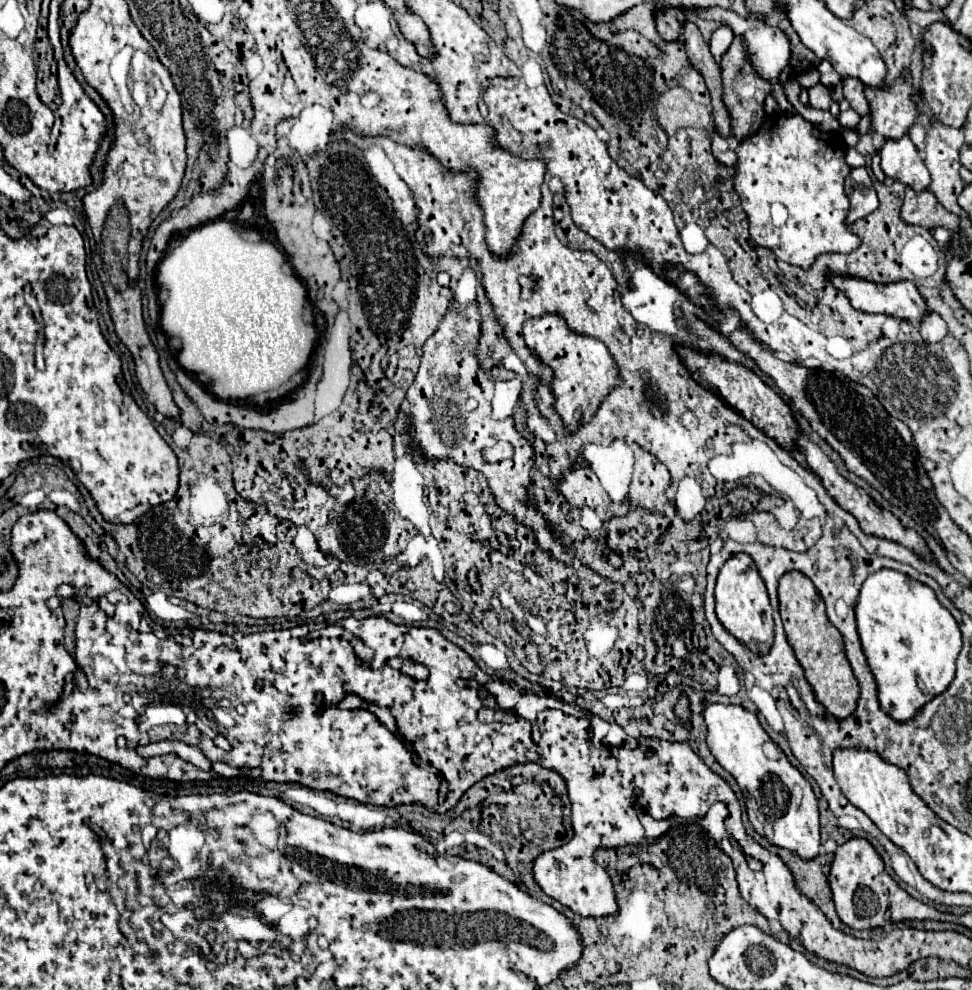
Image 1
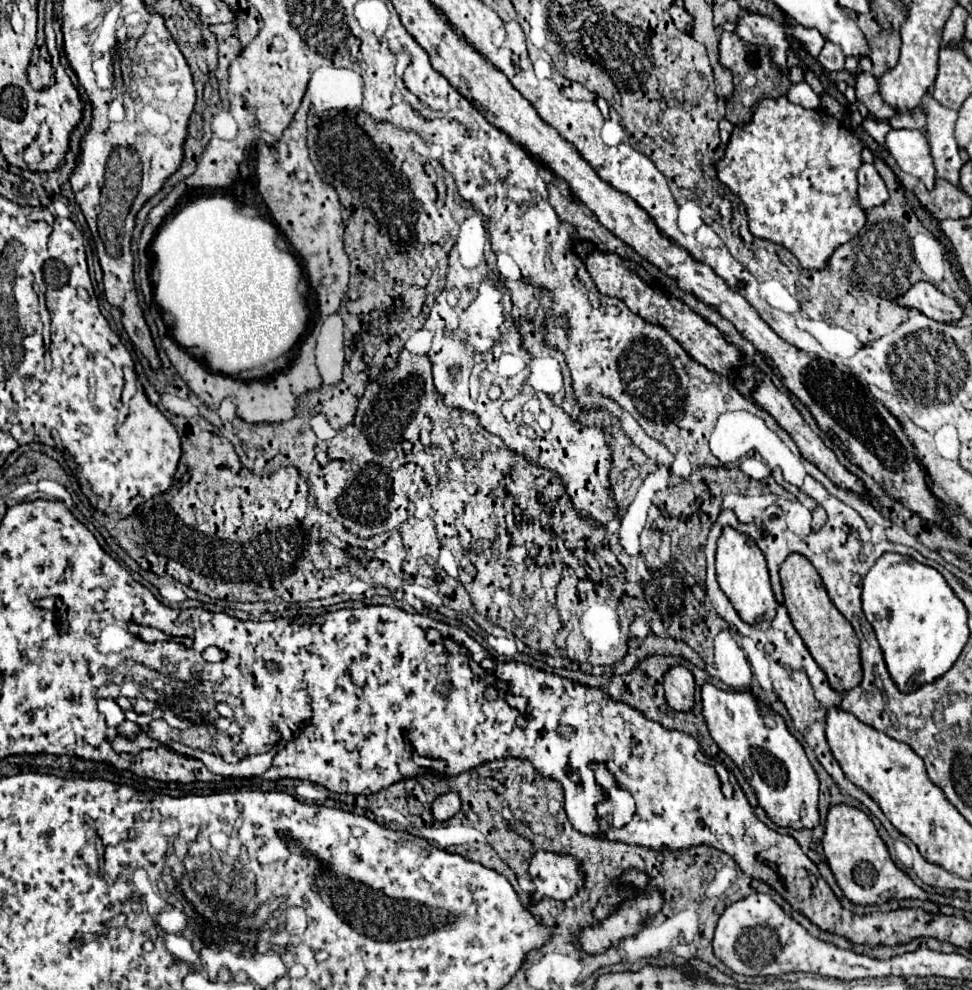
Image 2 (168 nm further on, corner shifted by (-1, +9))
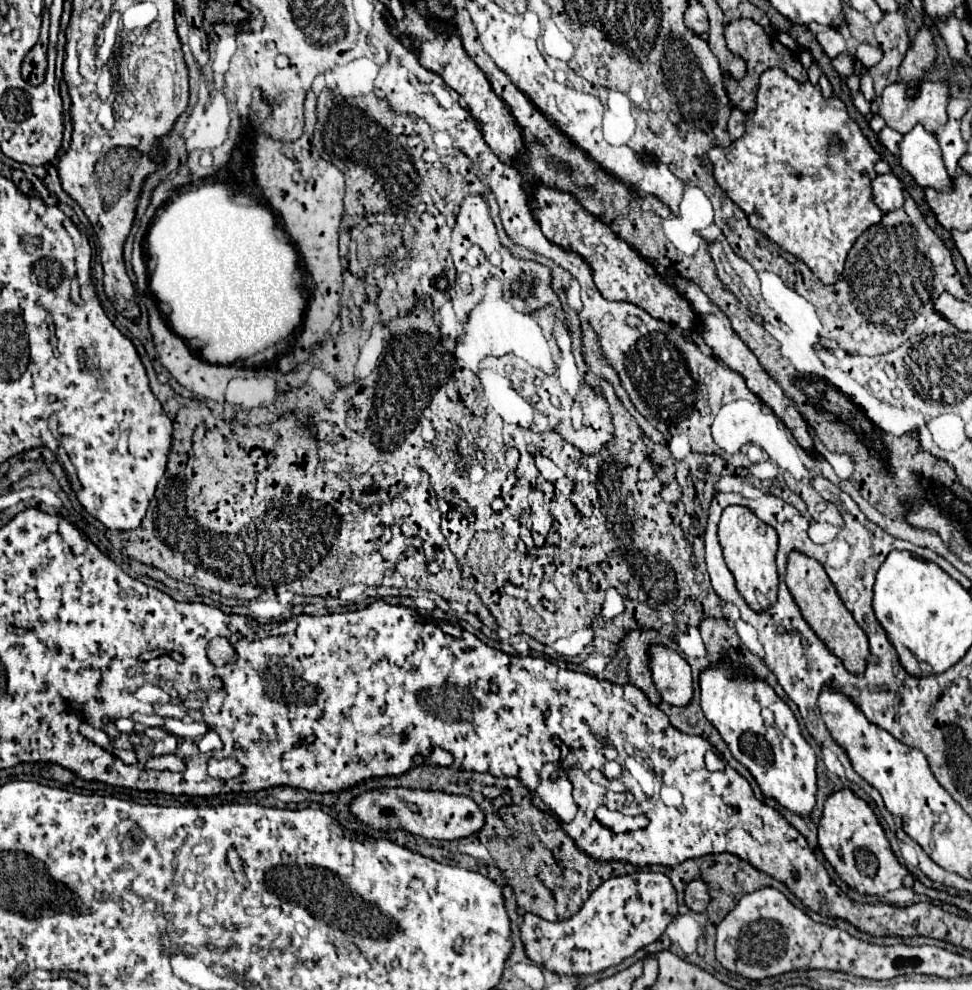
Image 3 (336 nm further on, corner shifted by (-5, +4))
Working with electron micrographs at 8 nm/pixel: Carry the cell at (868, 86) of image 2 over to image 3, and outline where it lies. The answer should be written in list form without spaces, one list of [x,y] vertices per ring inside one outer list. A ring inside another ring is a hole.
[[[923,81],[919,87],[919,95],[915,99],[909,99],[905,95],[905,85],[893,83],[889,87],[883,89],[881,99],[879,99],[879,115],[885,119],[885,123],[899,131],[899,133],[909,133],[917,123],[921,123],[927,131],[935,133],[941,125],[945,125],[945,105],[949,99],[949,89],[945,87],[945,83],[931,83],[931,81]]]

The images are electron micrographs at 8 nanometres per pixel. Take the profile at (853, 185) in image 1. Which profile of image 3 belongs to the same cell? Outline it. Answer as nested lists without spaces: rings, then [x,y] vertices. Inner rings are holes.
[[[891,173],[877,175],[871,185],[873,185],[873,201],[883,213],[899,209],[903,205],[903,185],[895,175]]]

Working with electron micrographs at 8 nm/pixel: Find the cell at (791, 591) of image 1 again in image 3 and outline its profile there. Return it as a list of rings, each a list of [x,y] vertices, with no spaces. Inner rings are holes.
[[[793,551],[789,555],[785,583],[793,595],[793,601],[801,609],[803,619],[807,625],[815,631],[815,635],[825,643],[825,647],[843,661],[843,667],[851,675],[861,675],[867,667],[867,655],[869,655],[869,643],[865,631],[857,625],[857,621],[851,617],[851,613],[843,607],[833,583],[829,581],[825,569],[811,557]]]

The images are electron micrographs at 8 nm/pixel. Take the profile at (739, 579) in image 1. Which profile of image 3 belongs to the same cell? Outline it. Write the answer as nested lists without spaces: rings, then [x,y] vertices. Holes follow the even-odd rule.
[[[731,505],[723,511],[719,521],[719,543],[723,549],[725,563],[735,579],[735,587],[739,595],[747,601],[747,605],[755,613],[761,613],[765,607],[775,605],[779,587],[779,575],[775,567],[775,553],[777,553],[775,529],[761,523],[749,509]]]

